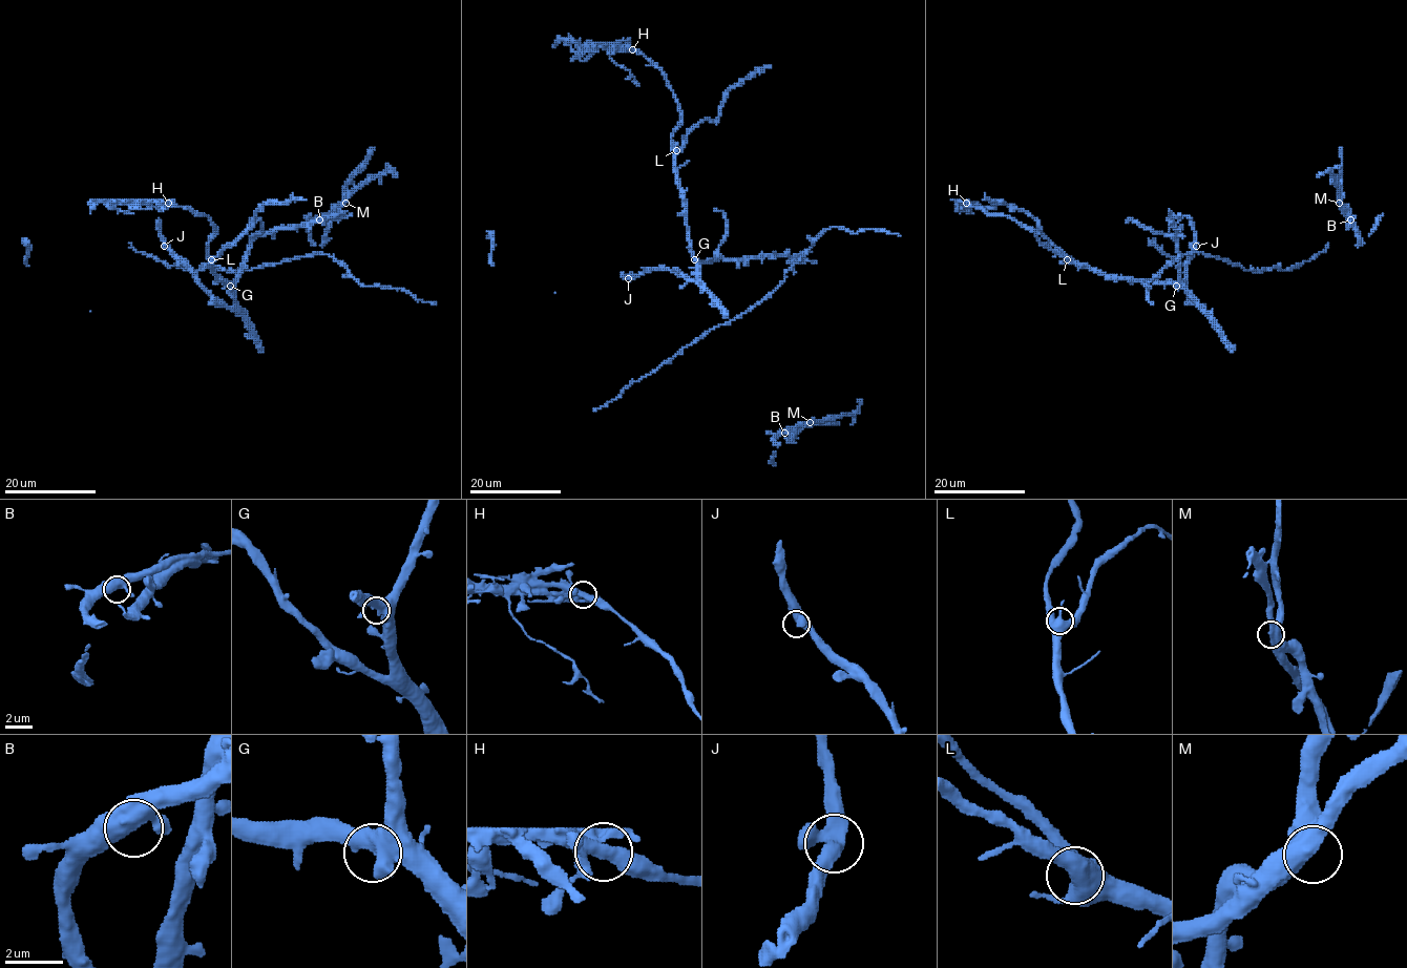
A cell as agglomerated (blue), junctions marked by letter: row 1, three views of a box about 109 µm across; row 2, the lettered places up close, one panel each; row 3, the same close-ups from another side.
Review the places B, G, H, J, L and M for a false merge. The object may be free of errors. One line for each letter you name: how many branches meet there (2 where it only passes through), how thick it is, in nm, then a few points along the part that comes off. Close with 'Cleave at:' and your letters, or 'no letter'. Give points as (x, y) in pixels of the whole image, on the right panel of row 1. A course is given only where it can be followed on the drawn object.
H: 4 branches meet; 420 nm thick; foreign part runs (966, 203), (959, 201), (961, 213)
Cleave at: H

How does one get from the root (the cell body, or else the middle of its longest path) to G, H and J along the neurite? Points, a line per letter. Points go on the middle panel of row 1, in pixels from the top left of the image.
G: (725, 259), (694, 259)
H: (725, 259), (699, 261), (692, 251), (685, 194), (676, 172), (671, 141), (680, 110), (666, 76), (633, 48)
J: (725, 259), (702, 262), (697, 281), (667, 269), (647, 269), (628, 278)

